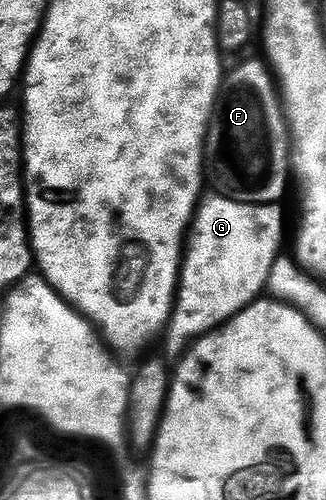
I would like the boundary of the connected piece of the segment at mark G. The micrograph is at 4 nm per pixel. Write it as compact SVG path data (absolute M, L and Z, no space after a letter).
M213 196L201 198L188 230L188 244L181 259L174 310L164 330L166 349L173 355L181 354L187 343L193 342L211 327L235 317L255 300L261 294L258 292L267 288L273 261L280 256L278 248L282 245L282 213L277 204L253 205L247 201L233 201L231 197Z

